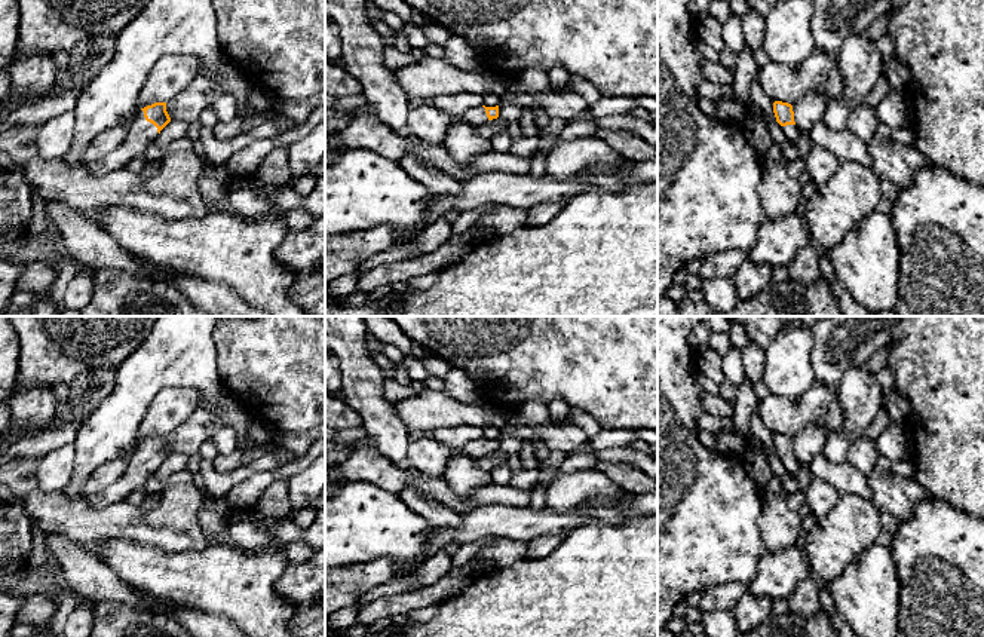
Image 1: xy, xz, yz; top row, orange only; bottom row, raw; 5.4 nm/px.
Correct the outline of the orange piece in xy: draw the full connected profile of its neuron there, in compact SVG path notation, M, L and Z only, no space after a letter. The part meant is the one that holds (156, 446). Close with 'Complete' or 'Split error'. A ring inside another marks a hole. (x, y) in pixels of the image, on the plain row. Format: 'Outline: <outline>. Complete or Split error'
Outline: M154 435L141 441L128 462L125 474L105 489L85 497L96 509L114 502L123 502L134 490L144 487L147 478L156 474L160 463L171 454L166 435Z. Split error

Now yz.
Outline: M775 434L773 445L775 445L776 454L781 457L782 465L787 469L787 472L793 478L797 478L797 475L800 472L801 462L794 454L793 438L788 435Z. Split error

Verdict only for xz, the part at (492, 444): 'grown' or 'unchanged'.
grown

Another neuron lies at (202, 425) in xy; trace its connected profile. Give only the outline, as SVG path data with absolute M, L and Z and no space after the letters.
M200 404L184 425L166 435L166 444L171 453L190 457L197 454L200 445L212 440L221 426L220 417Z

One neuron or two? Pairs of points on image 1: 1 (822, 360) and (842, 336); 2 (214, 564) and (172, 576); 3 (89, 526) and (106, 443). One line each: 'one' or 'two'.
1: one
2: one
3: two

